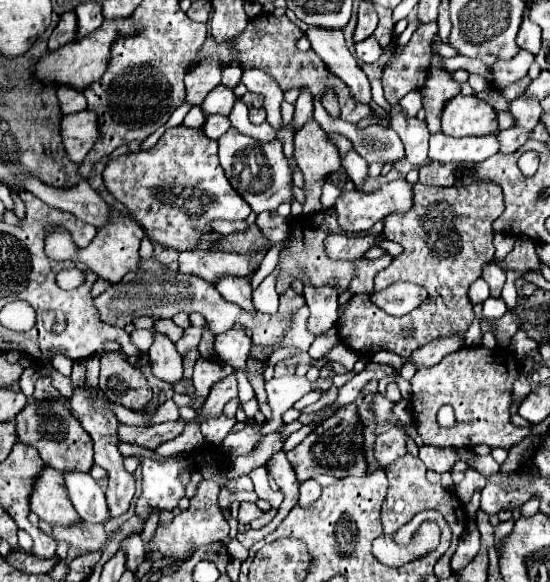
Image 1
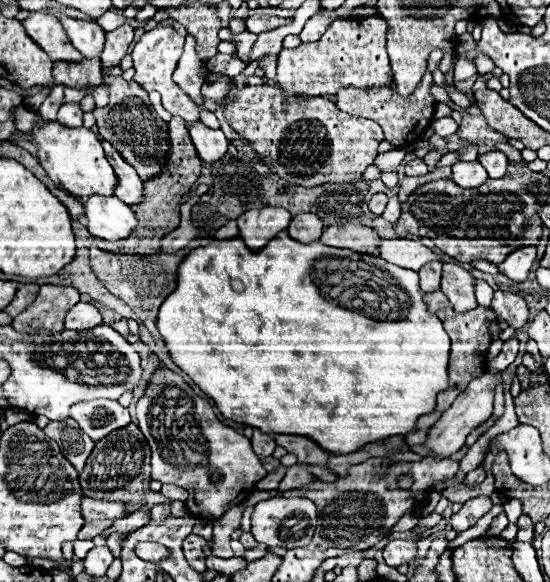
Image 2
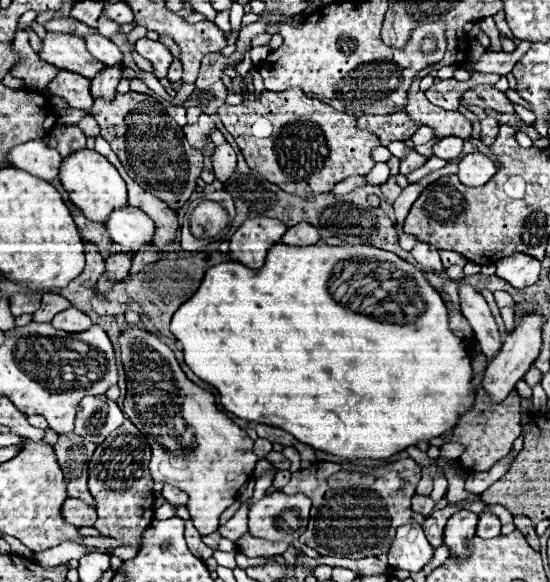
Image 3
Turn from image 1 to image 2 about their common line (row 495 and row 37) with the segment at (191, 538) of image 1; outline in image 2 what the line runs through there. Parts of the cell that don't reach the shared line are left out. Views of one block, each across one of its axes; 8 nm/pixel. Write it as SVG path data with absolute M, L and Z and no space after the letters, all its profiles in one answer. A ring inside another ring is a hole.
M194 4L194 6L180 6L180 8L168 8L170 18L178 20L188 34L196 38L196 52L202 62L210 60L218 50L218 30L220 30L220 18L216 14L216 6L206 4Z

